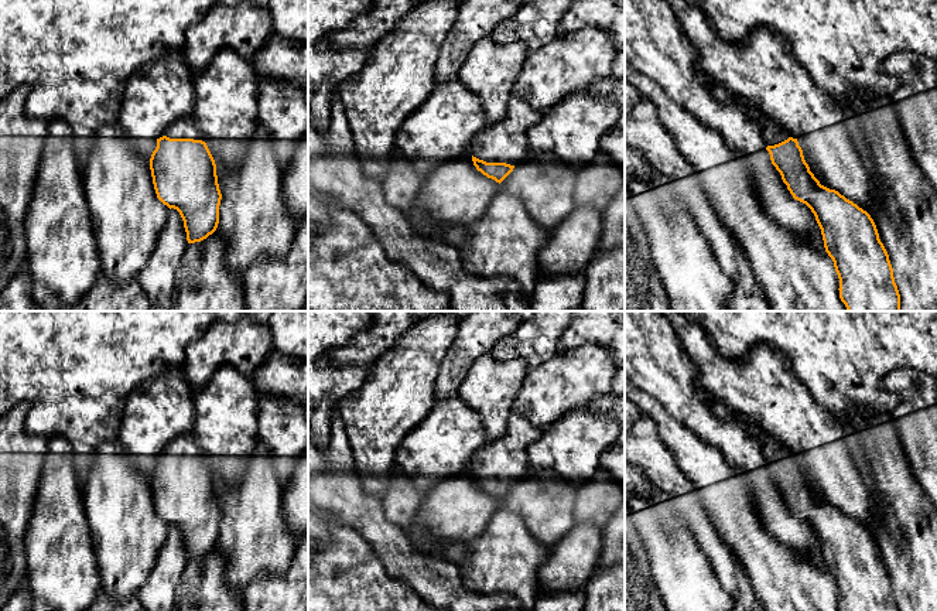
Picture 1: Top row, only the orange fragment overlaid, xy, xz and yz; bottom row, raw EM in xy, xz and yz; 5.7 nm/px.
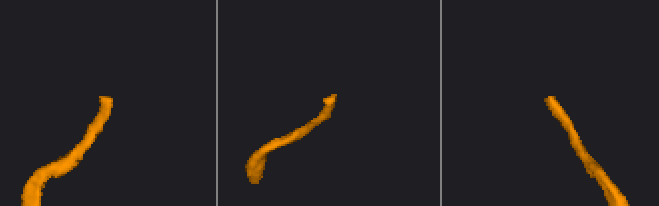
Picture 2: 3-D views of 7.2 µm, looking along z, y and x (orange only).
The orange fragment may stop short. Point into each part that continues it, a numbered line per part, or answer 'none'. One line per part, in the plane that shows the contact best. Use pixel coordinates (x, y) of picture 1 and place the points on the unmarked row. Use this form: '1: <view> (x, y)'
1: xz (506, 458)

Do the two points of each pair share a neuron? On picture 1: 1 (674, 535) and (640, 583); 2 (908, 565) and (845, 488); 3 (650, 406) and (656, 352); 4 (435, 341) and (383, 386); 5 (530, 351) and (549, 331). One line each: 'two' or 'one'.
1: two
2: two
3: two
4: one
5: one

